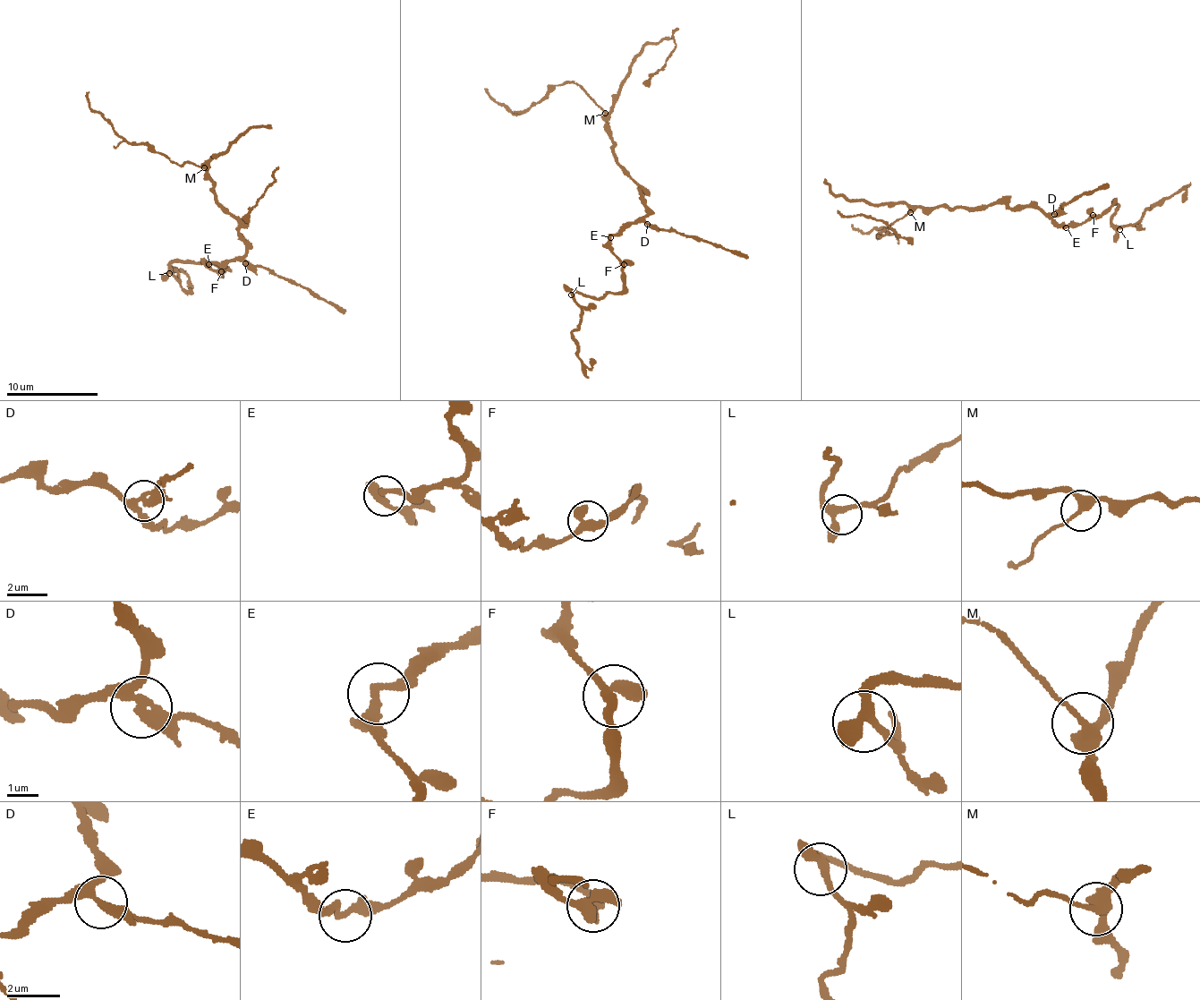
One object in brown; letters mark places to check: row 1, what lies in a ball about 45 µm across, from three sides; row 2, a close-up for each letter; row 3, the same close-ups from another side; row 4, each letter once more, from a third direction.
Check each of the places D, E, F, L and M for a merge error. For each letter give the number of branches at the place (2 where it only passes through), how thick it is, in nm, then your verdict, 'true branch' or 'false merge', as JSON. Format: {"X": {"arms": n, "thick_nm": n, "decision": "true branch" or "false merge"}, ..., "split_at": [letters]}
{"D": {"arms": 3, "thick_nm": 240, "decision": "false merge"}, "E": {"arms": 3, "thick_nm": 240, "decision": "true branch"}, "F": {"arms": 3, "thick_nm": 320, "decision": "true branch"}, "L": {"arms": 3, "thick_nm": 280, "decision": "true branch"}, "M": {"arms": 3, "thick_nm": 360, "decision": "false merge"}, "split_at": ["D", "M"]}

